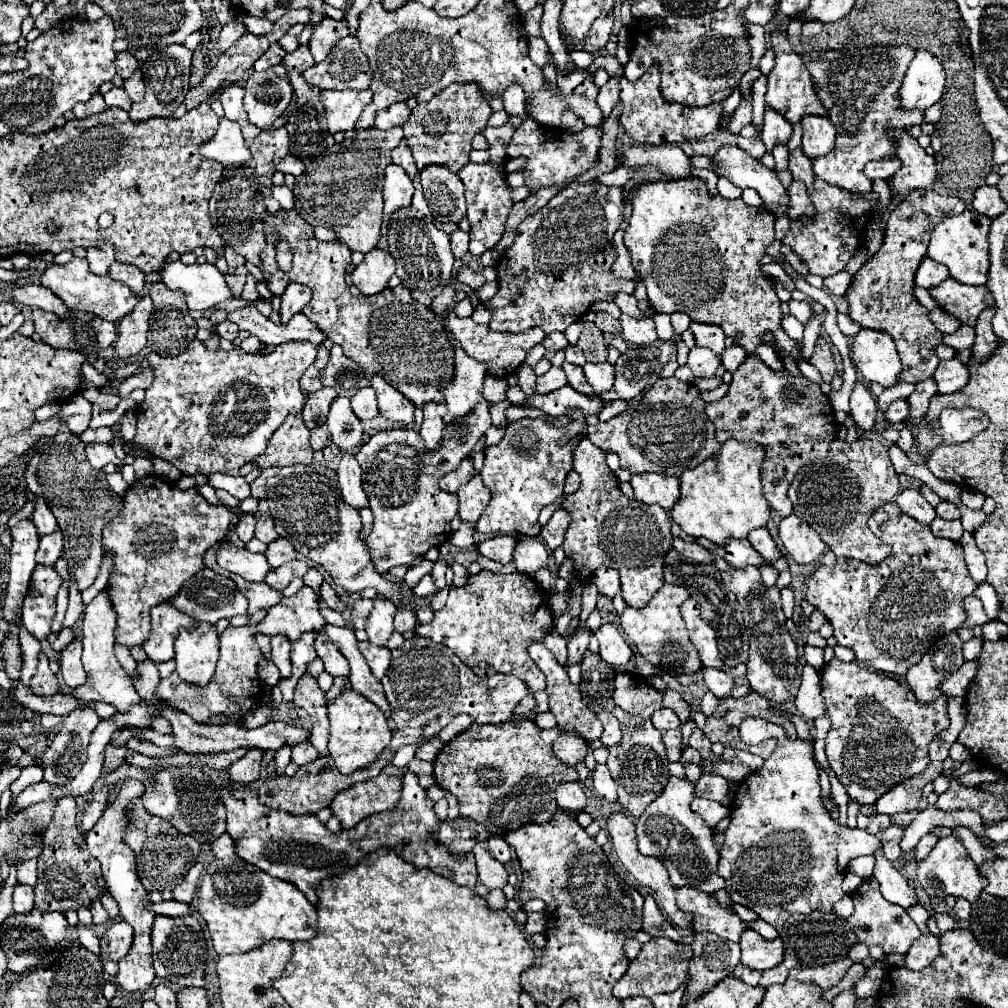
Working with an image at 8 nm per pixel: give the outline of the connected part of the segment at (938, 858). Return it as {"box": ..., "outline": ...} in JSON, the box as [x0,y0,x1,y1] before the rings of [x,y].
{"box":[917,836,985,902],"outline":[[[955,836],[939,838],[939,842],[933,846],[929,856],[925,860],[917,862],[917,882],[929,896],[955,896],[955,898],[965,898],[969,902],[975,902],[985,888],[985,876],[979,874],[977,866],[969,858],[967,850]]]}

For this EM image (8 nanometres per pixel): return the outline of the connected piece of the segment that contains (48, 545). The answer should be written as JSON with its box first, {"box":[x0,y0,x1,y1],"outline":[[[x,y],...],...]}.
{"box":[37,530,63,566],"outline":[[[59,530],[49,536],[41,536],[39,550],[37,550],[37,564],[53,566],[55,560],[61,556],[61,550],[63,550],[63,536]]]}

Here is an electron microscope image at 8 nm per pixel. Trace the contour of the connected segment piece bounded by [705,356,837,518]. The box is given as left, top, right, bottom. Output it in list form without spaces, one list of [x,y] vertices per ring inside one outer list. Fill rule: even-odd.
[[[747,356],[743,360],[743,364],[733,372],[729,392],[721,400],[709,402],[705,412],[707,412],[709,420],[715,424],[715,436],[721,444],[727,438],[735,438],[741,442],[753,440],[765,448],[767,458],[763,464],[761,484],[763,484],[765,500],[781,518],[785,518],[793,512],[793,506],[787,498],[787,488],[791,486],[799,468],[817,458],[825,458],[829,452],[829,444],[837,438],[837,422],[833,416],[833,408],[829,404],[829,398],[821,392],[821,388],[817,384],[805,380],[803,376],[791,376],[791,374],[769,368],[759,356]]]

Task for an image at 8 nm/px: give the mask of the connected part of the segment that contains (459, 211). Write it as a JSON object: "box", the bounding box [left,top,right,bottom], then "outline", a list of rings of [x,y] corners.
{"box":[421,164,465,222],"outline":[[[431,164],[423,168],[421,184],[433,218],[439,222],[459,222],[465,216],[463,184],[455,172],[445,166]]]}

